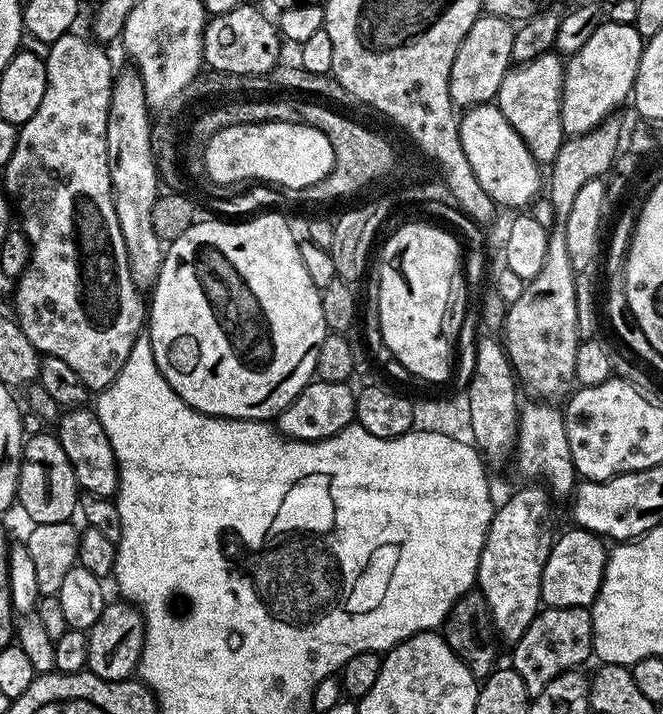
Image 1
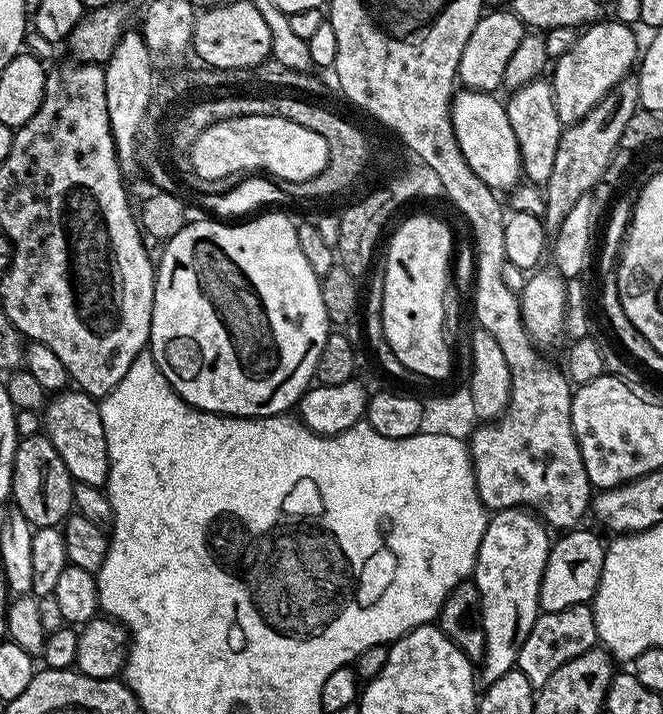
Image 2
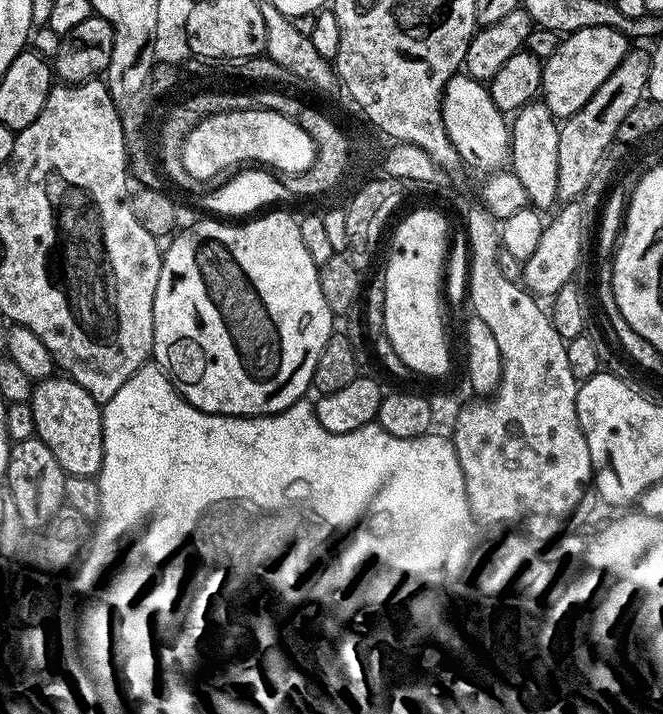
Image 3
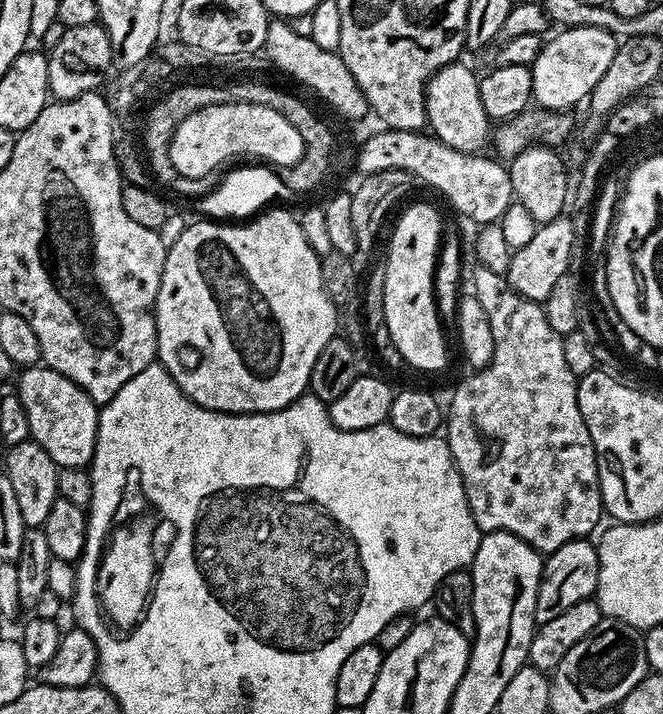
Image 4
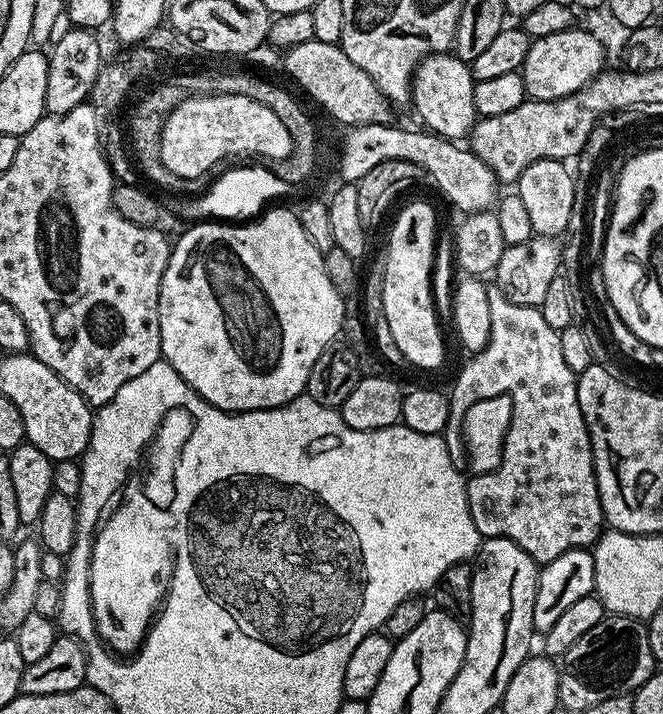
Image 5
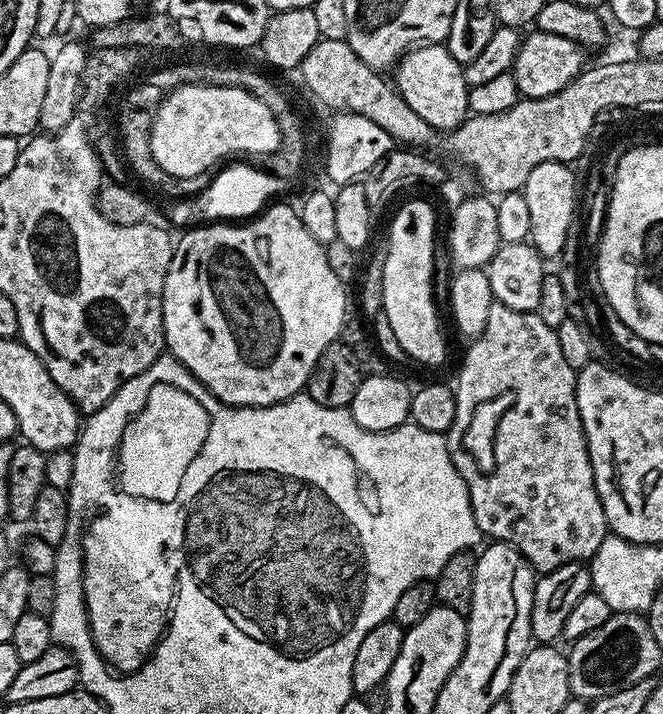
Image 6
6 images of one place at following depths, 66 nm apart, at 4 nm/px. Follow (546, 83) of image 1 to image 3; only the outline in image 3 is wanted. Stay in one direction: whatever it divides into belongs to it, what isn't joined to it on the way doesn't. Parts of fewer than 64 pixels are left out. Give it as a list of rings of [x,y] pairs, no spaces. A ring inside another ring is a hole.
[[[542,102],[525,105],[515,113],[510,124],[510,171],[522,182],[529,205],[537,210],[545,210],[557,203],[559,133],[557,117]]]

